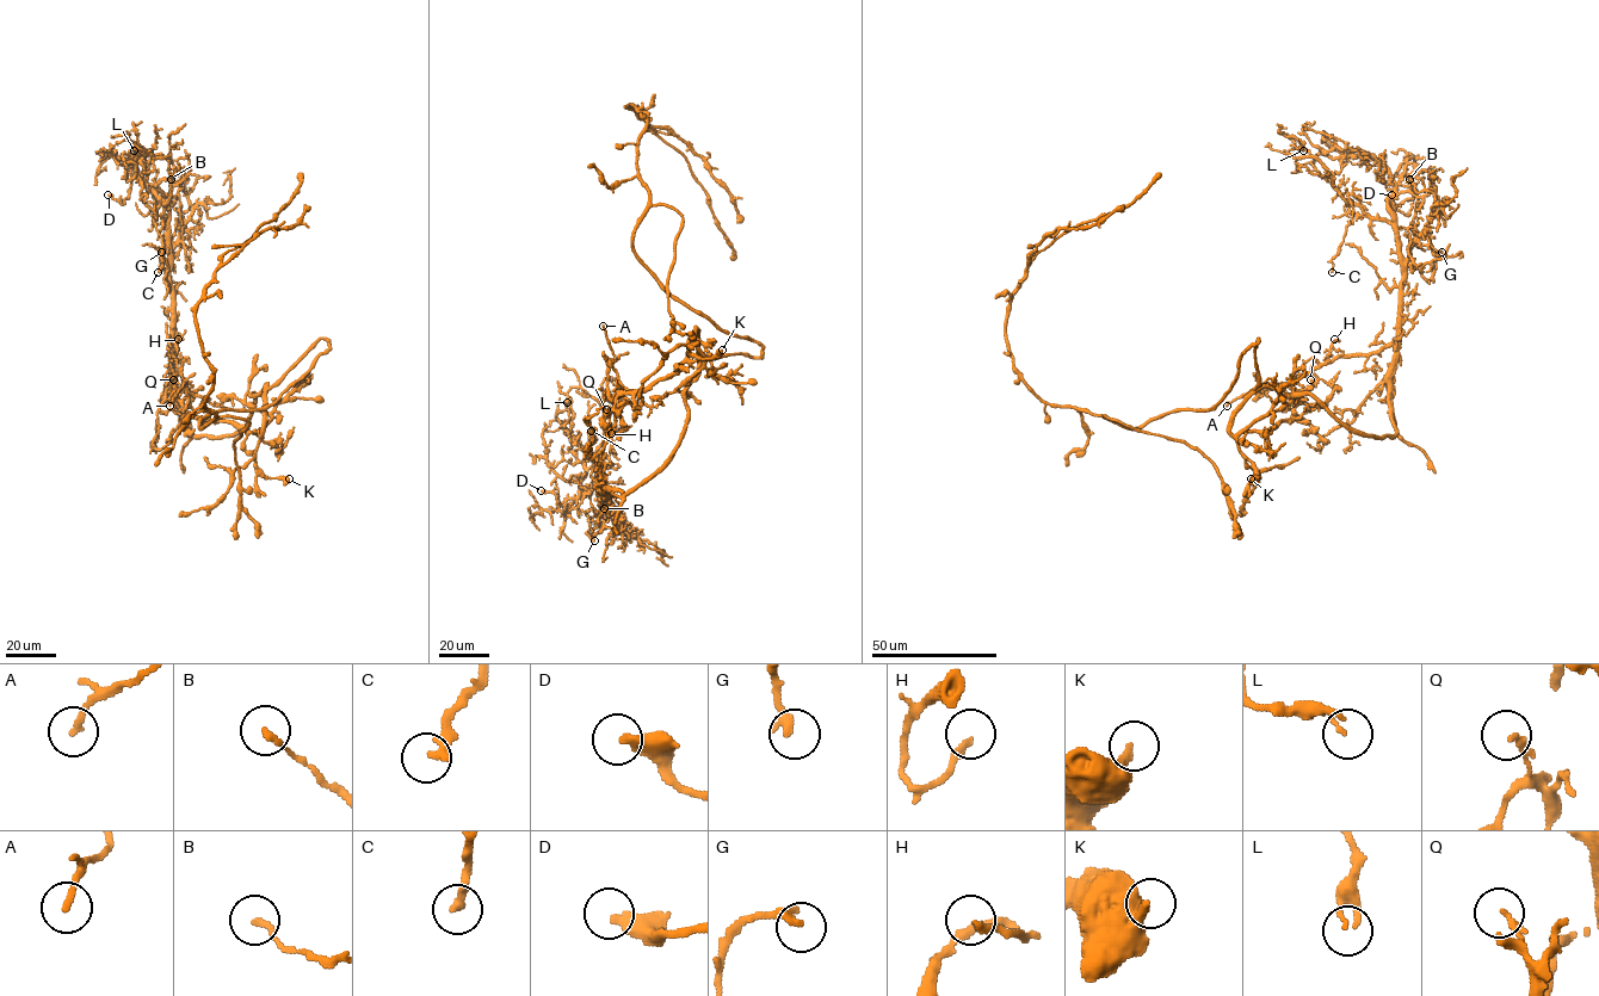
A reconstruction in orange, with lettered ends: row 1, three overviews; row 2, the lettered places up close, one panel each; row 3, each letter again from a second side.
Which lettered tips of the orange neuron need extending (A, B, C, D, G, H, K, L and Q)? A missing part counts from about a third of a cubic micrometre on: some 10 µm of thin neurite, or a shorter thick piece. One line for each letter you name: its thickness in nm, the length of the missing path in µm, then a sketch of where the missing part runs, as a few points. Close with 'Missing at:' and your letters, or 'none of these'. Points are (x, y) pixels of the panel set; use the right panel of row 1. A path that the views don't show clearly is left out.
Missing at: none of these

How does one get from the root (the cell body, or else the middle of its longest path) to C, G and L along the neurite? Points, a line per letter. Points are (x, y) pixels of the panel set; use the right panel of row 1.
C: (1257, 342), (1255, 389), (1310, 394), (1352, 428), (1393, 435), (1399, 233), (1353, 215), (1332, 272)
G: (1257, 342), (1255, 389), (1310, 394), (1352, 428), (1393, 435), (1399, 286), (1407, 266), (1428, 279), (1442, 252)
L: (1257, 342), (1255, 389), (1395, 433), (1399, 233), (1288, 153), (1303, 150)

